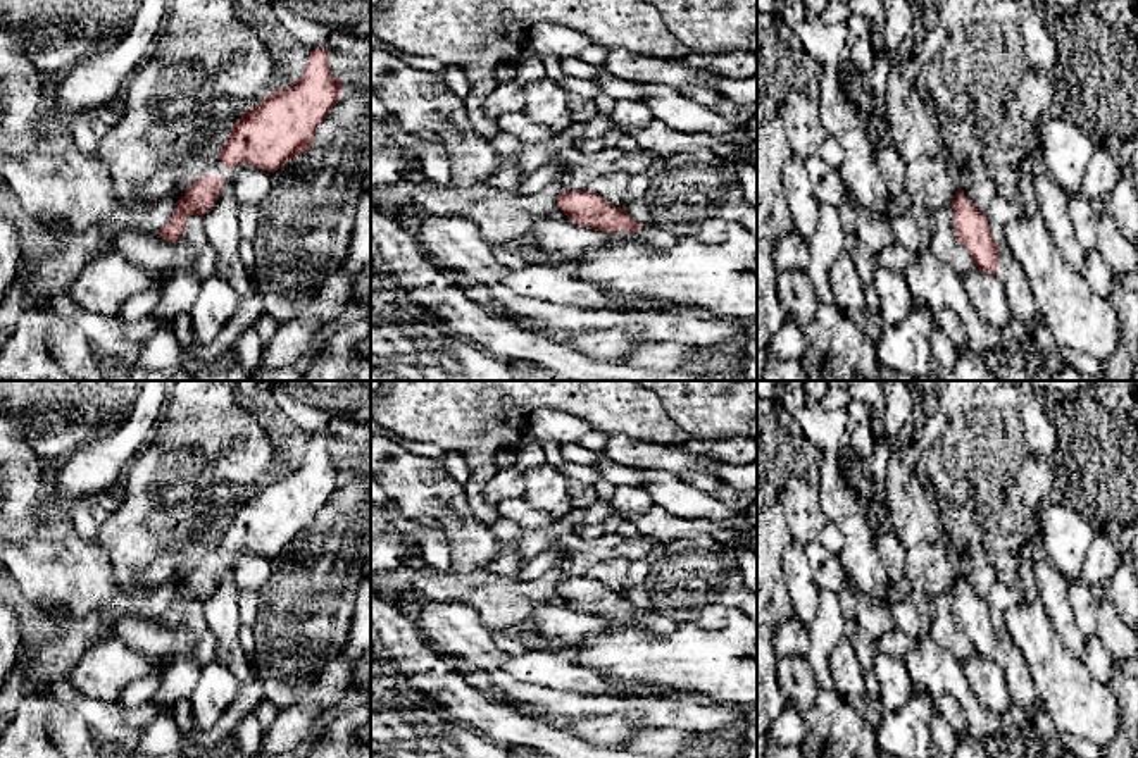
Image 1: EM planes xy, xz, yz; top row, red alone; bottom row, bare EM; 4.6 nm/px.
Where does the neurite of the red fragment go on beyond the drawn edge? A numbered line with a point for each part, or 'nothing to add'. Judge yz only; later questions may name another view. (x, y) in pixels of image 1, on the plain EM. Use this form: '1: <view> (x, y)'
1: yz (1023, 695)

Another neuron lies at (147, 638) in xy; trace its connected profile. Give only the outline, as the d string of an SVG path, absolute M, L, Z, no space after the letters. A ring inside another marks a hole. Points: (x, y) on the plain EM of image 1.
M195 601L188 603L184 618L176 629L138 615L121 618L114 625L114 637L150 660L190 656L202 667L216 660L216 639L207 627L203 606Z

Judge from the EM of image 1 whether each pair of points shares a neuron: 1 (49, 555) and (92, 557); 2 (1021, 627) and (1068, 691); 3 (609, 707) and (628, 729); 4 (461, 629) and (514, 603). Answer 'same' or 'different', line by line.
1: same
2: same
3: different
4: different

